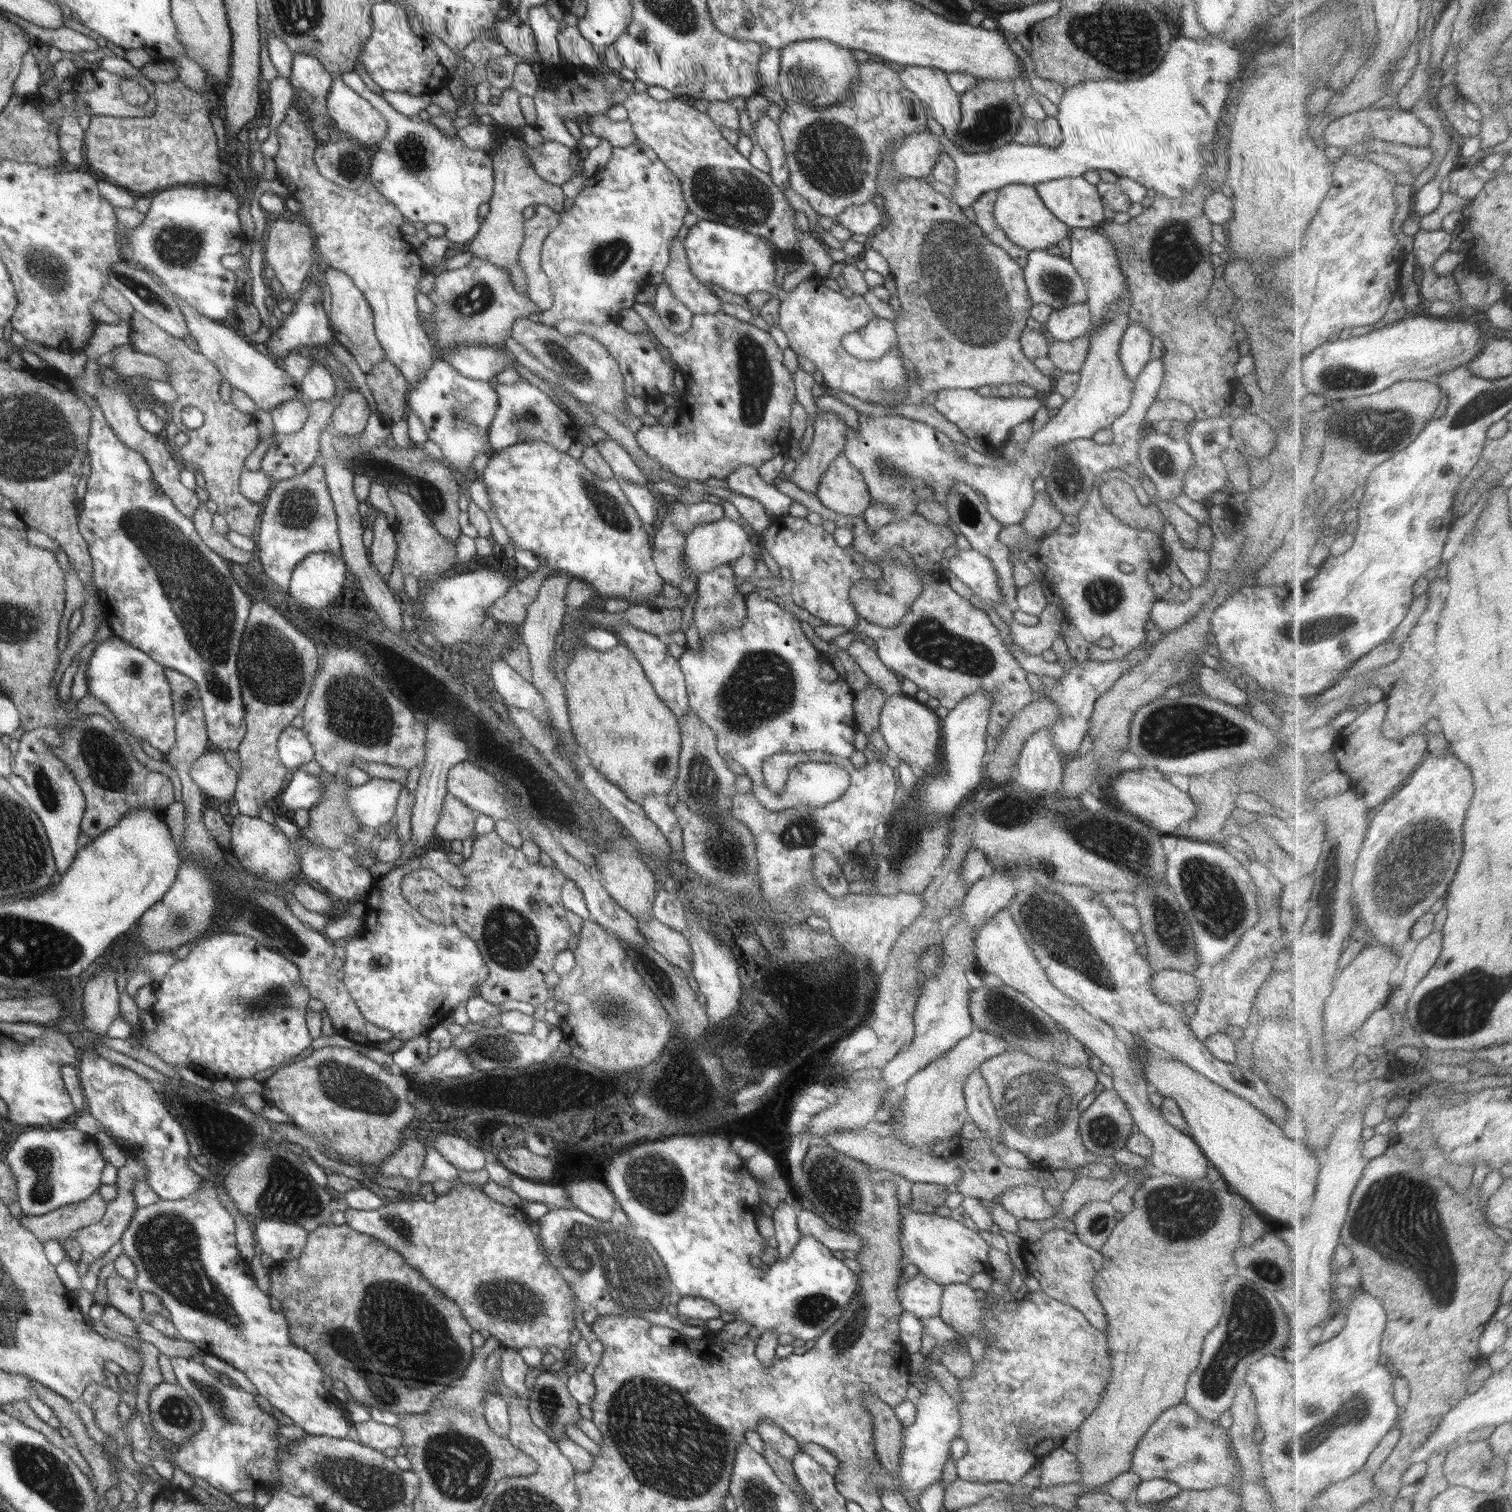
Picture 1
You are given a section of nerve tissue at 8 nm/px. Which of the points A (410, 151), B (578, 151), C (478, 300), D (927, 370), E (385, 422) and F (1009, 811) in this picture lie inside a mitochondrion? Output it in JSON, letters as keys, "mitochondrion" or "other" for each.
{"A":"mitochondrion","B":"other","C":"mitochondrion","D":"other","E":"other","F":"mitochondrion"}

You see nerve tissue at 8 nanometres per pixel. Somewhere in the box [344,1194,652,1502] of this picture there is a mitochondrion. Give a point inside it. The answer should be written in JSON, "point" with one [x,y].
{"point":[507,1300]}

